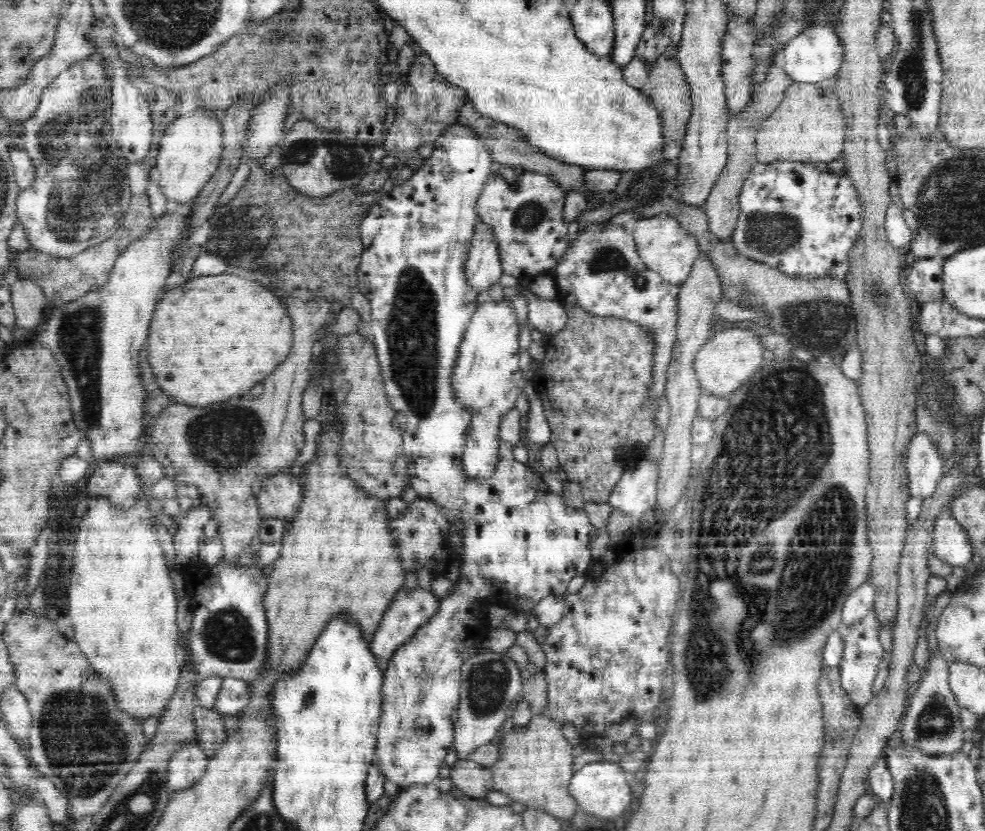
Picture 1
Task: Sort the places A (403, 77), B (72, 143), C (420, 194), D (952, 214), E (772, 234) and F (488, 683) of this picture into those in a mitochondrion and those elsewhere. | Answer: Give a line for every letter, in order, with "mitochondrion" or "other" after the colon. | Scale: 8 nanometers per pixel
A: other
B: mitochondrion
C: other
D: mitochondrion
E: mitochondrion
F: mitochondrion

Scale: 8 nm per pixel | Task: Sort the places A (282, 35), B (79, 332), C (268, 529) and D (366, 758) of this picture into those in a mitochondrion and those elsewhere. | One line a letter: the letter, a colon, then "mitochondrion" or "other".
A: mitochondrion
B: mitochondrion
C: other
D: other

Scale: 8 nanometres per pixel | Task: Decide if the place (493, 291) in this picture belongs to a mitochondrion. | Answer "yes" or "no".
no

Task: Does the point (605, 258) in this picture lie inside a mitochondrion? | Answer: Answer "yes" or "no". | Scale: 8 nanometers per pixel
yes

